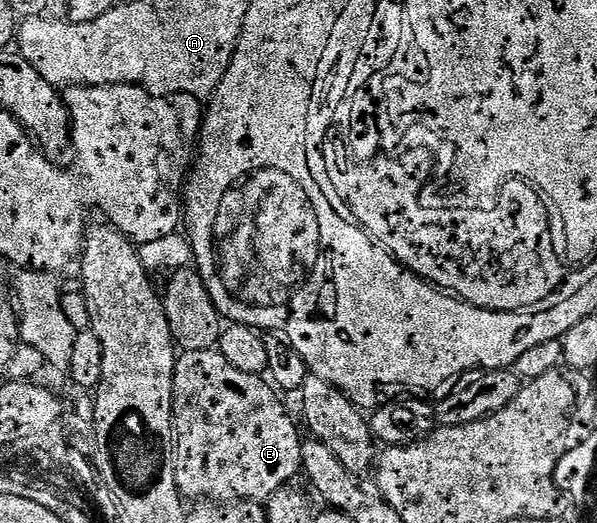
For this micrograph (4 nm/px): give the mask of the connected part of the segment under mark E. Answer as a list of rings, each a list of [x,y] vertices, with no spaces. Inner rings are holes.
[[[217,348],[186,351],[175,360],[174,436],[176,438],[176,456],[174,458],[174,466],[176,467],[176,483],[183,498],[190,500],[191,497],[191,502],[194,503],[201,501],[206,503],[233,503],[237,500],[262,503],[273,496],[278,489],[289,486],[293,482],[290,480],[294,476],[299,476],[302,468],[302,442],[304,437],[303,434],[298,434],[298,429],[294,426],[294,421],[290,418],[289,411],[282,406],[281,399],[283,400],[262,377],[248,375],[244,371],[236,371],[236,367],[232,367],[232,363],[228,363],[228,359],[224,359],[224,355],[219,353]]]

